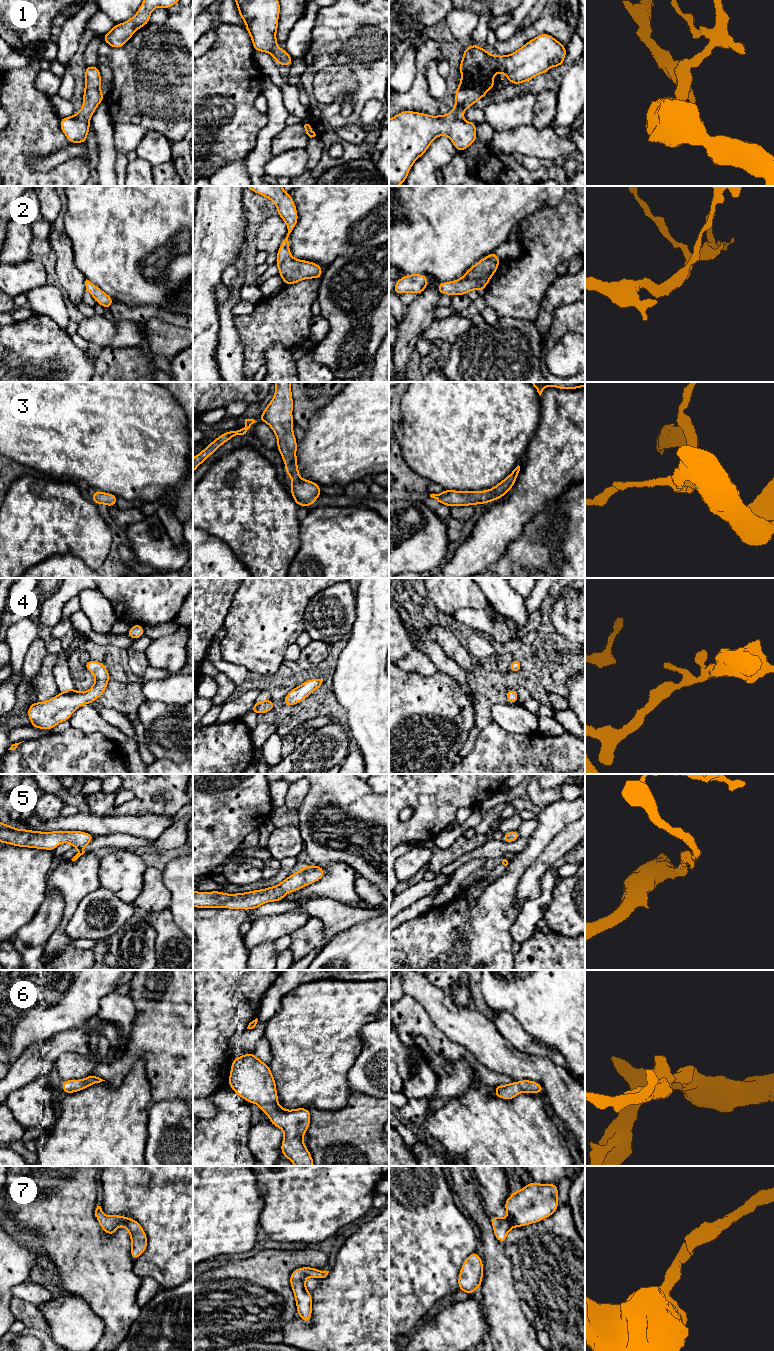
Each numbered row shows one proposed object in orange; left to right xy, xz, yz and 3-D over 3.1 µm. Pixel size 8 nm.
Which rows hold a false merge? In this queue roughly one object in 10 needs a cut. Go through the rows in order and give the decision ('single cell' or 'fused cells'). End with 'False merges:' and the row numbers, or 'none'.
1: single cell
2: single cell
3: single cell
4: single cell
5: single cell
6: single cell
7: single cell
False merges: none

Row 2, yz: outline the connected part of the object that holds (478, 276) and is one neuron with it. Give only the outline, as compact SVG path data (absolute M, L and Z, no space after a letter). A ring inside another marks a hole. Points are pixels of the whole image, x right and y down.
M493 251L468 269L463 277L451 282L439 283L437 290L441 295L448 294L451 297L467 295L471 290L482 292L497 271L500 262L496 252Z

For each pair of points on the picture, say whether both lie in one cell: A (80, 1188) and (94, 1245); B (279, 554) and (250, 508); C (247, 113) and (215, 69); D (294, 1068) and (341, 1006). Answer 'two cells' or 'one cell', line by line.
A: one cell
B: one cell
C: one cell
D: one cell

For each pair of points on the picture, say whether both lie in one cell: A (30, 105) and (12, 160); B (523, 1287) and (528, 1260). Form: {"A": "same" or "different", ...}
{"A": "same", "B": "same"}

